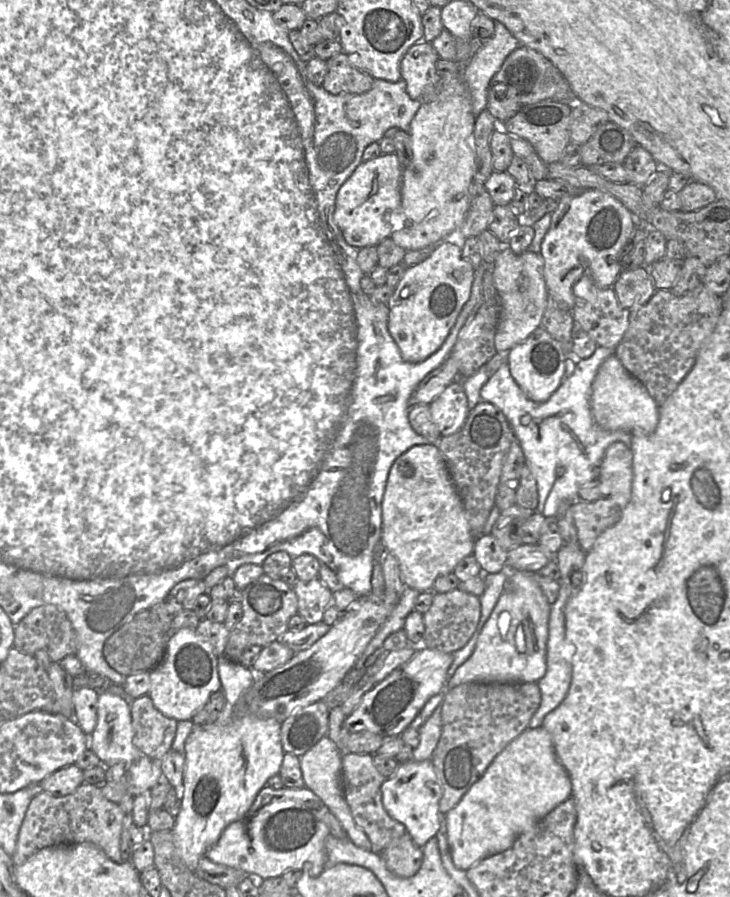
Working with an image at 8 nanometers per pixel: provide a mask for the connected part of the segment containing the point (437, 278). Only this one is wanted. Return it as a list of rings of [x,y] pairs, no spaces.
[[[445,240],[424,260],[406,268],[388,302],[388,331],[405,361],[423,361],[442,346],[470,297],[474,270],[463,257],[460,241]]]

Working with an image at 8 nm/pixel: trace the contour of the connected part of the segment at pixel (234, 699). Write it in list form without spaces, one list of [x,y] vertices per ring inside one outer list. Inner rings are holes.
[[[220,655],[218,657],[218,675],[226,704],[230,704],[234,710],[241,695],[252,686],[259,674],[251,668],[231,660],[226,655]]]

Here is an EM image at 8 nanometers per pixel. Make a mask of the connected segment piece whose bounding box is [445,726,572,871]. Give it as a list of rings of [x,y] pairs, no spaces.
[[[542,726],[533,729],[527,727],[519,736],[507,744],[507,746],[489,764],[480,778],[463,795],[458,804],[445,814],[447,843],[455,867],[466,871],[481,860],[509,849],[519,835],[533,830],[548,813],[550,813],[560,803],[566,801],[566,799],[571,796],[571,788],[570,777],[556,756],[550,733]]]

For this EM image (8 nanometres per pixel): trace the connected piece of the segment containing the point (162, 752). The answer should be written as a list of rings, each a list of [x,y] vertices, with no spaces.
[[[148,695],[130,702],[133,744],[148,758],[162,759],[172,748],[177,720],[161,713]]]

